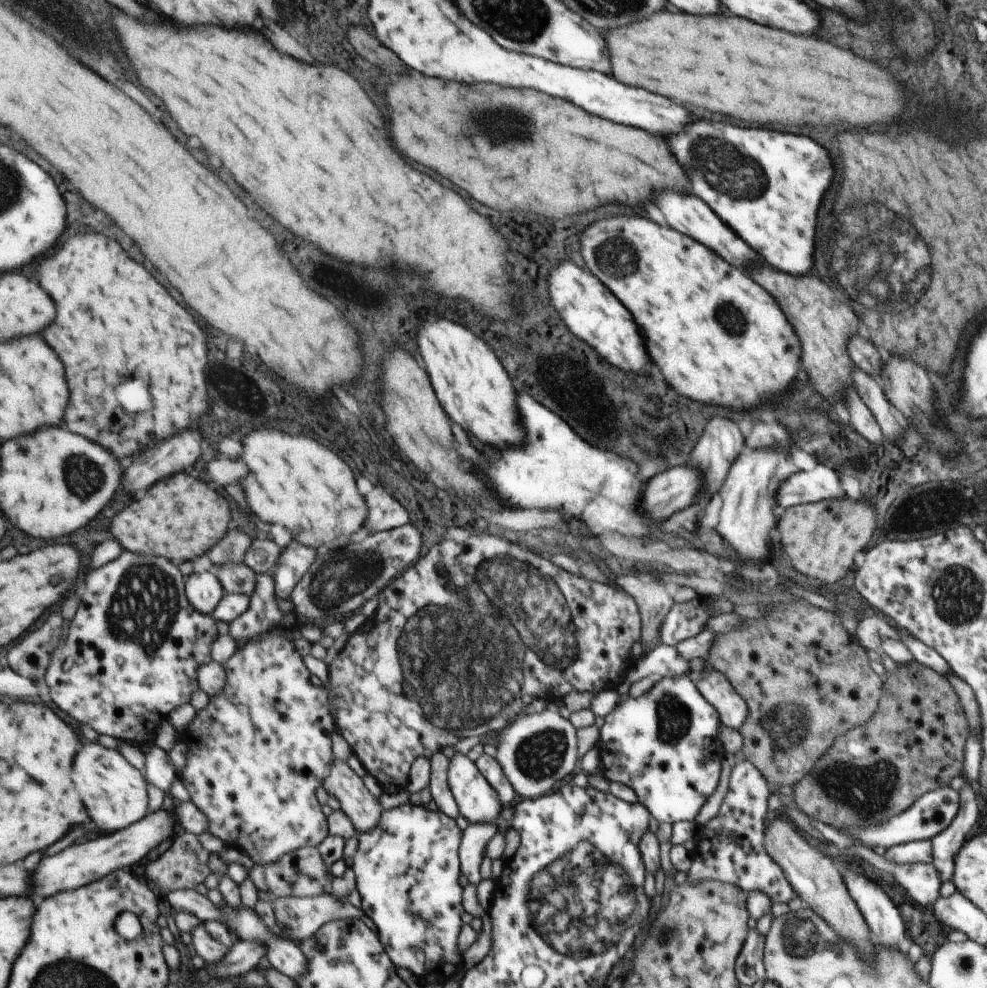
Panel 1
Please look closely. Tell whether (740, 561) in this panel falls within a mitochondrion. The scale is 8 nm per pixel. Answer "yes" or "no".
no

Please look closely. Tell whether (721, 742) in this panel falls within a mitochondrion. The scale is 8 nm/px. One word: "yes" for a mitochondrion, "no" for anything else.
no

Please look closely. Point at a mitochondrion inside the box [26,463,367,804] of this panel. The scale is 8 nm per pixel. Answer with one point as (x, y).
(143, 608)

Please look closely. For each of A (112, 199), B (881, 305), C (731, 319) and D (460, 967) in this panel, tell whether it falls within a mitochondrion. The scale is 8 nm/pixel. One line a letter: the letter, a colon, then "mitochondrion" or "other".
A: other
B: mitochondrion
C: mitochondrion
D: other

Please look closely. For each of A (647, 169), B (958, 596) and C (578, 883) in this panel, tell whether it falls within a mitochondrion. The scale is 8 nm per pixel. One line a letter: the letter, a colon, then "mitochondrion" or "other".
A: other
B: mitochondrion
C: mitochondrion

